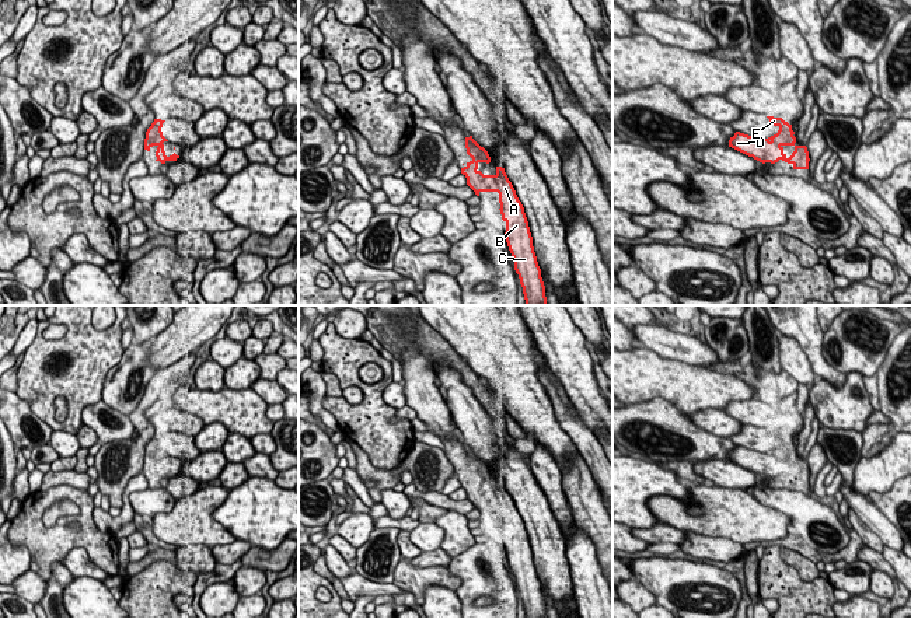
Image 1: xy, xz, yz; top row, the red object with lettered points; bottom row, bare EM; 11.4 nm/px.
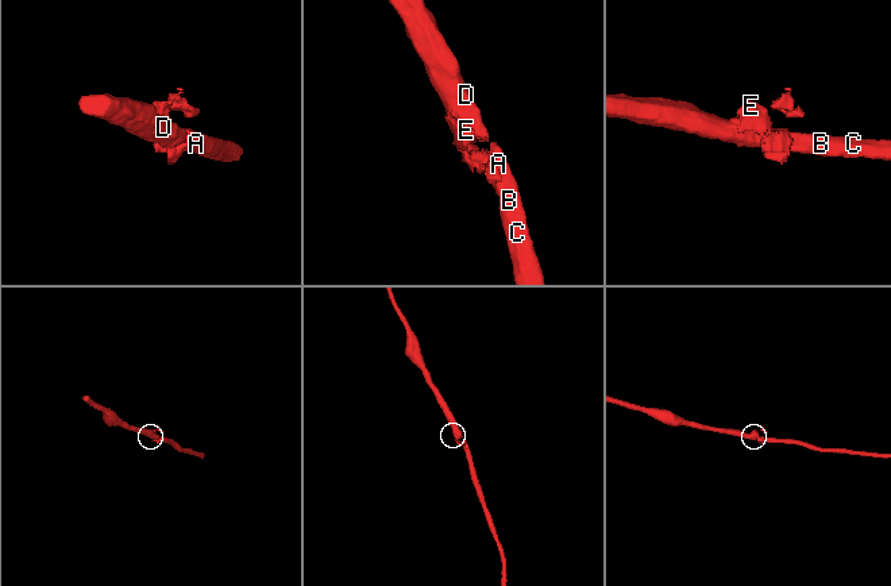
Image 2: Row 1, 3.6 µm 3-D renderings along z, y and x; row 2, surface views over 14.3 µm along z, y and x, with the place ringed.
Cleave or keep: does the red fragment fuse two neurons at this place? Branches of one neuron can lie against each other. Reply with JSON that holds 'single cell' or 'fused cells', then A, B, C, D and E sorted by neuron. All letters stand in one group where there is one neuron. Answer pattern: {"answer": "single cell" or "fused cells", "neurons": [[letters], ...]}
{"answer": "single cell", "neurons": [["A", "B", "C", "D", "E"]]}

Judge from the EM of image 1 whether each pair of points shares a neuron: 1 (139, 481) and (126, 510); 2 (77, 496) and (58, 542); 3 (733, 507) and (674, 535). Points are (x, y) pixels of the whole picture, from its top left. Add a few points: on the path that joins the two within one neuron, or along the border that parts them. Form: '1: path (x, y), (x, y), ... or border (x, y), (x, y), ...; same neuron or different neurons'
1: path (132, 488), (126, 495), (126, 503); same neuron
2: path (84, 510), (84, 525), (72, 537); same neuron
3: border (659, 520), (684, 532); different neurons

